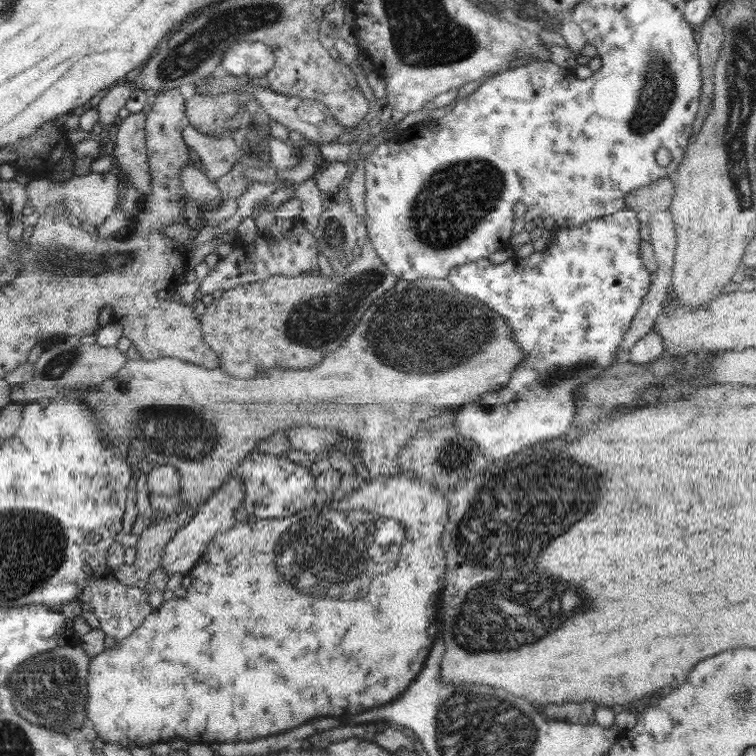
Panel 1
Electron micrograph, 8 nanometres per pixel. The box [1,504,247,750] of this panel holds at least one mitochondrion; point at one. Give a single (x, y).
(50, 688)

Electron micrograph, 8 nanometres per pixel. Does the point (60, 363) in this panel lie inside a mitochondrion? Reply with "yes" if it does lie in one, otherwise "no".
yes

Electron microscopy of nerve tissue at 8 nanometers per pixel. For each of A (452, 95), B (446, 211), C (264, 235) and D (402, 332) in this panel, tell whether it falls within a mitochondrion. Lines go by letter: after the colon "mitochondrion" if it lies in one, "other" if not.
A: other
B: mitochondrion
C: other
D: mitochondrion

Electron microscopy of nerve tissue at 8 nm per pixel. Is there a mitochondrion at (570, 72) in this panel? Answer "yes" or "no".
no

